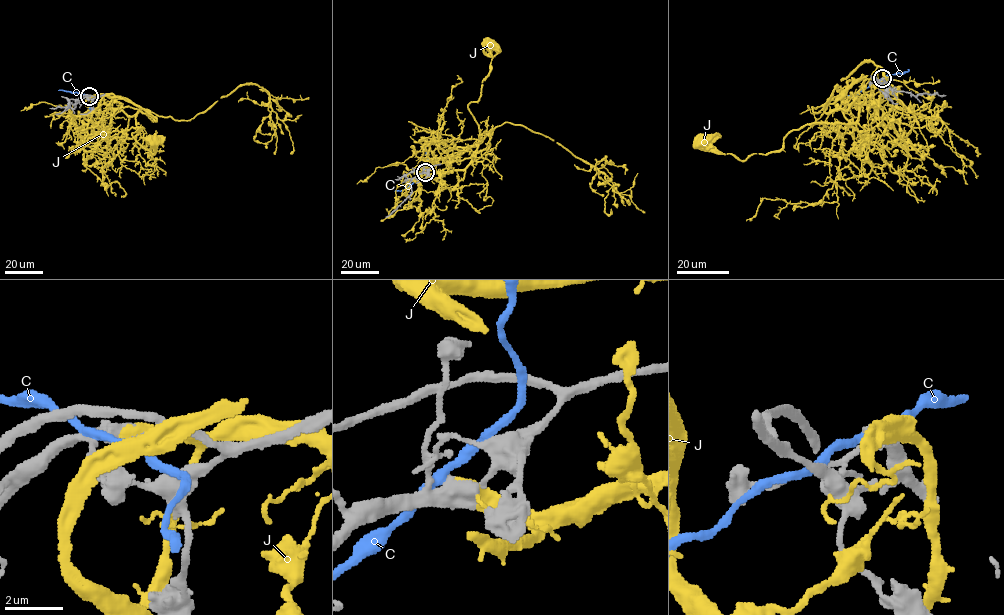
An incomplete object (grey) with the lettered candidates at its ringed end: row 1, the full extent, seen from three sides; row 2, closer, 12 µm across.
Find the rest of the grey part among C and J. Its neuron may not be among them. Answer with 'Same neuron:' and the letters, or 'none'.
Same neuron: J

